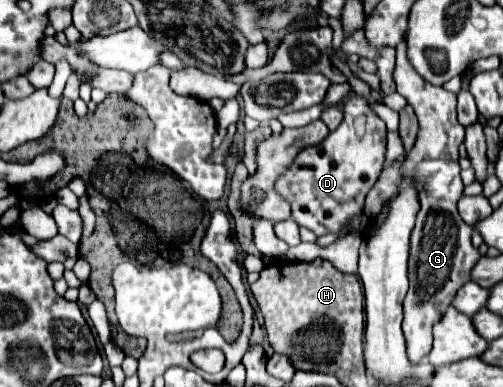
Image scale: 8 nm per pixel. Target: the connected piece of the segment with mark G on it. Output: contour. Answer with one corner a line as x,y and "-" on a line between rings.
405,38
397,44
397,62
393,80
397,84
397,92
409,100
409,106
415,110
419,118
419,132
413,148
405,156
401,164
403,176
419,178
415,170
429,168
429,176
423,184
417,184
419,192
419,212
417,222
411,232
411,248
409,248
409,292
403,302
403,334
407,344
407,356
411,364
419,364
429,352
433,344
433,324
441,320
445,310
451,306
453,296
461,286
471,280
471,270
481,258
479,248
471,244
473,228
467,226
459,212
457,202
463,194
463,182
459,176
459,146
465,138
465,128
457,122
457,100
455,94
437,88
425,82
411,62
407,60
407,42

